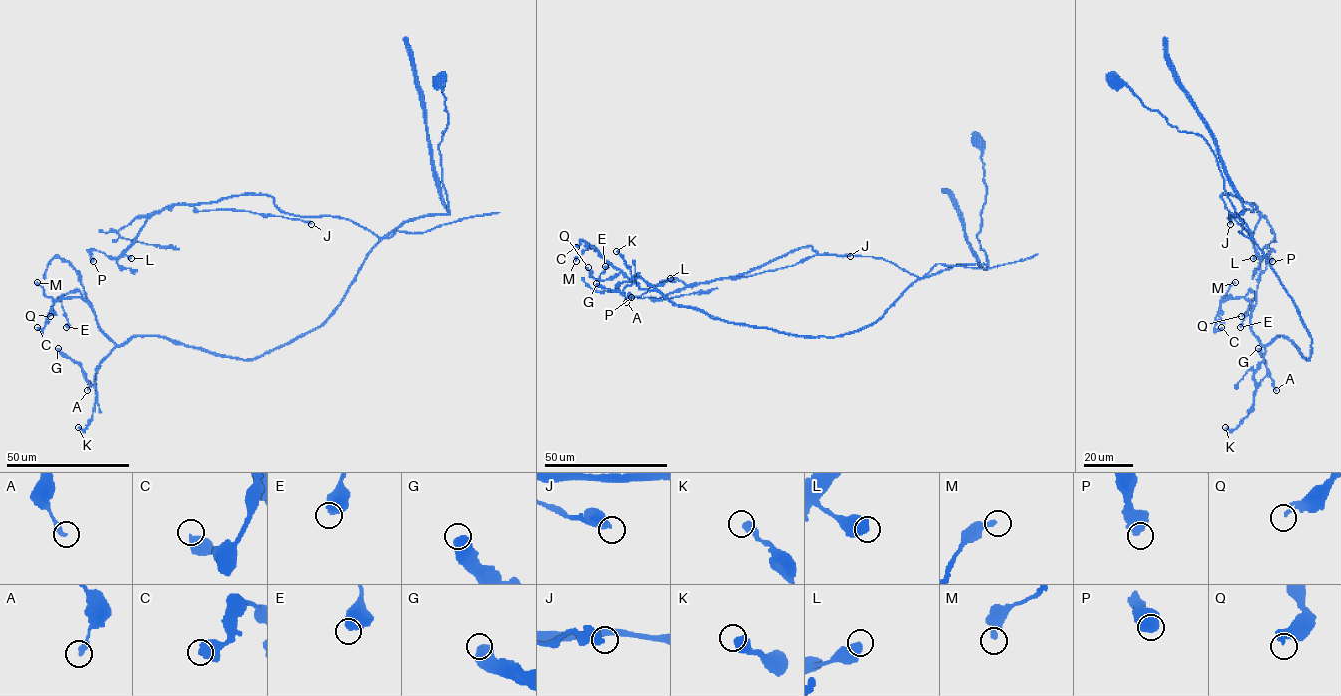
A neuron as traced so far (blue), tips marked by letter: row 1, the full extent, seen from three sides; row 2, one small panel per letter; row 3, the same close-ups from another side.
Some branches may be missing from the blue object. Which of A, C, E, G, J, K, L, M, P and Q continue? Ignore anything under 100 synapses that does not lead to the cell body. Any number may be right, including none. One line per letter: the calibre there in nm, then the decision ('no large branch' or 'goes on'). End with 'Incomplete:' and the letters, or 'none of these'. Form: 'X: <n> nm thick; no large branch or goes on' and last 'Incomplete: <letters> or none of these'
A: 260 nm thick; no large branch
C: 500 nm thick; no large branch
E: 650 nm thick; no large branch
G: 650 nm thick; no large branch
J: 480 nm thick; no large branch
K: 500 nm thick; no large branch
L: 600 nm thick; no large branch
M: 280 nm thick; no large branch
P: 650 nm thick; no large branch
Q: 120 nm thick; no large branch
Incomplete: none of these

